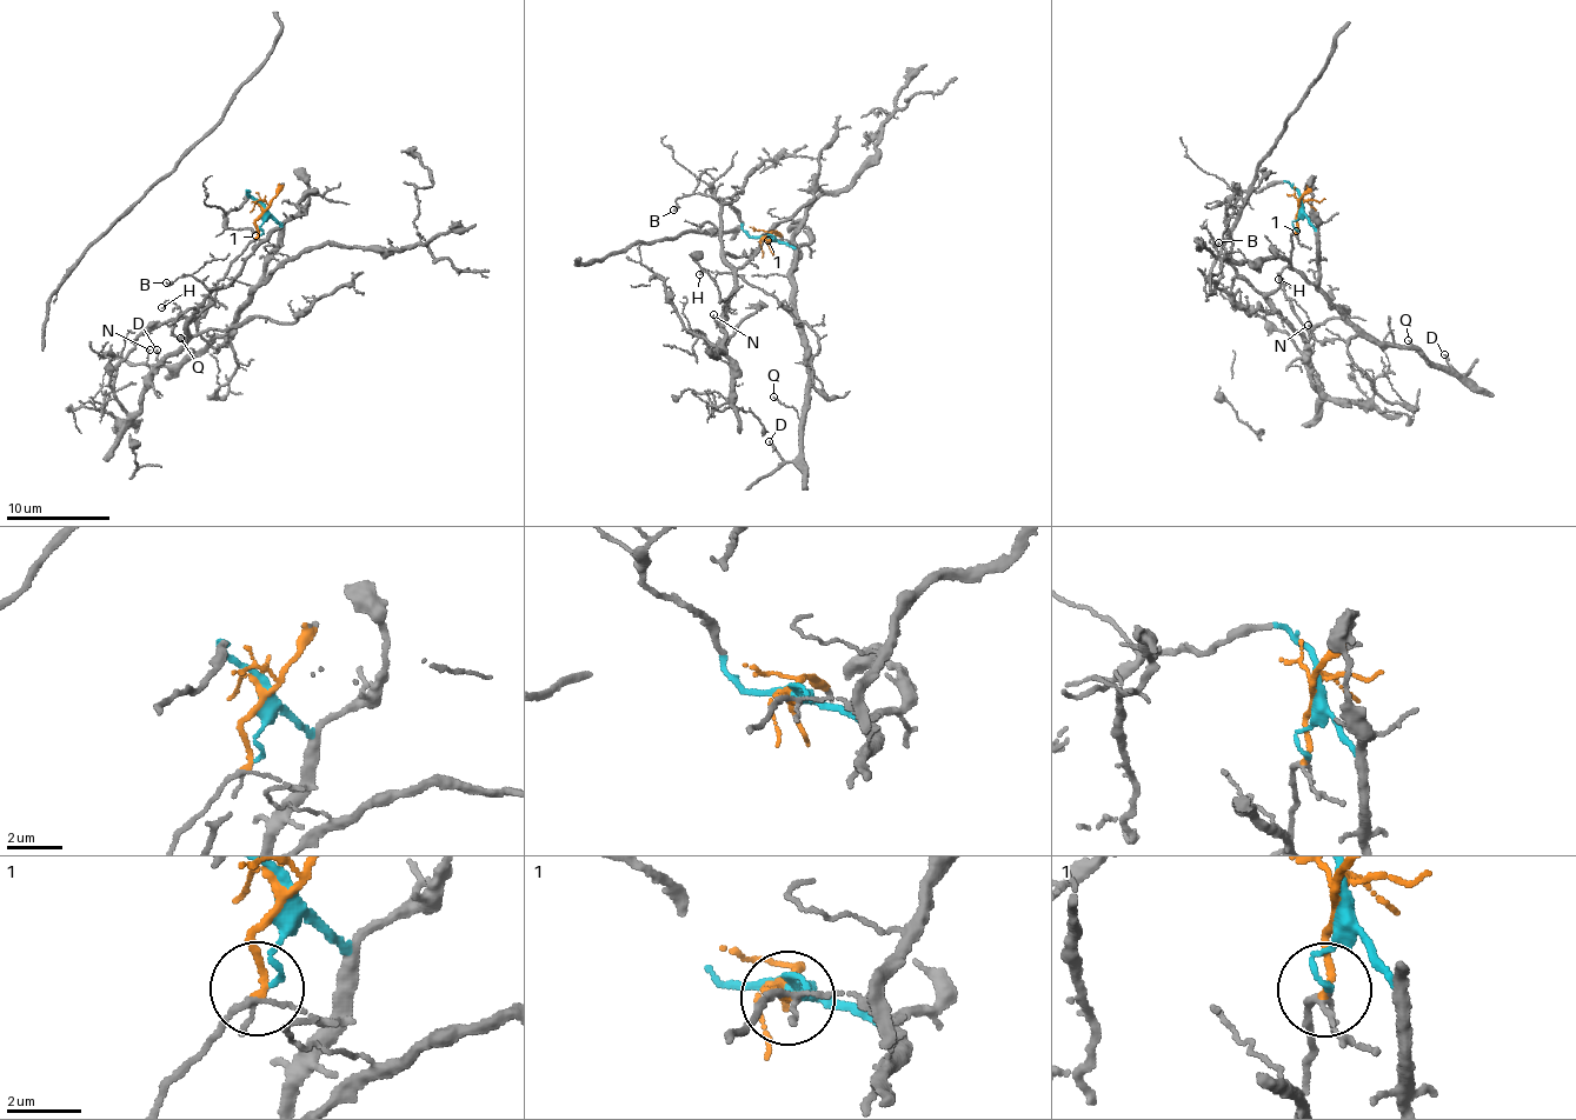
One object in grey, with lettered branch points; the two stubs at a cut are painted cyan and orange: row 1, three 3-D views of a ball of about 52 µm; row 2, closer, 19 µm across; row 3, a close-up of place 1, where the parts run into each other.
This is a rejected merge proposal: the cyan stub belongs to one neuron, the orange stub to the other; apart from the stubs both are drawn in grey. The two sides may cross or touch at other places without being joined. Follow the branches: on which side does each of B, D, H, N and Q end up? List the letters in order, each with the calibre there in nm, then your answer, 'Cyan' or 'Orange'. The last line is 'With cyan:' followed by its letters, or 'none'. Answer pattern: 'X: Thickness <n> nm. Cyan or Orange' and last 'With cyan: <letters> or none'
B: Thickness 160 nm. Orange
D: Thickness 140 nm. Cyan
H: Thickness 100 nm. Cyan
N: Thickness 90 nm. Orange
Q: Thickness 120 nm. Cyan
With cyan: D, H, Q

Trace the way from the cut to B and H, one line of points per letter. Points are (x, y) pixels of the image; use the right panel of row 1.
B: (1301, 205), (1290, 264), (1279, 274), (1281, 286), (1264, 295), (1218, 258), (1210, 237), (1215, 245), (1218, 241)
H: (1301, 205), (1317, 232), (1317, 291), (1355, 332), (1347, 339), (1318, 341), (1292, 314), (1278, 279)

